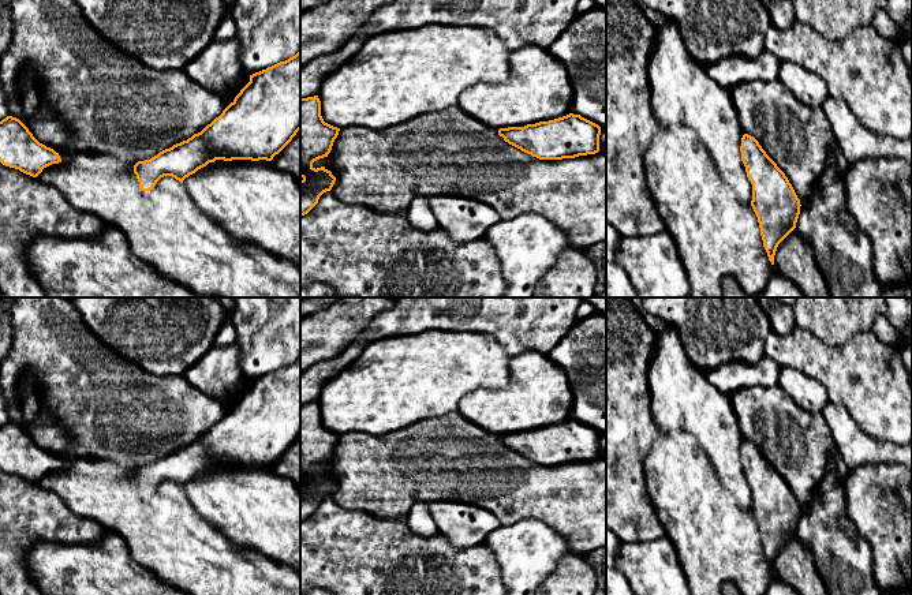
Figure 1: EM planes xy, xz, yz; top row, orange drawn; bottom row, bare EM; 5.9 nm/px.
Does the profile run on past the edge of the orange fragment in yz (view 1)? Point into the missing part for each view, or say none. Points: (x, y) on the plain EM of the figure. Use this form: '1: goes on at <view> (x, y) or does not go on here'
1: does not go on here

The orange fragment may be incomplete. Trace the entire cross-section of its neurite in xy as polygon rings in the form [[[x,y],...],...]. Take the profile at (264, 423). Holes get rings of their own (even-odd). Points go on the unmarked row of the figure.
[[[300,356],[285,367],[250,381],[250,388],[235,405],[201,438],[160,457],[150,465],[138,467],[134,479],[142,497],[150,497],[164,482],[180,489],[216,465],[272,467],[300,435]]]

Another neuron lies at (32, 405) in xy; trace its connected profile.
[[[34,378],[20,379],[16,385],[16,393],[25,424],[31,424],[46,415],[46,408],[41,398],[41,388]]]

